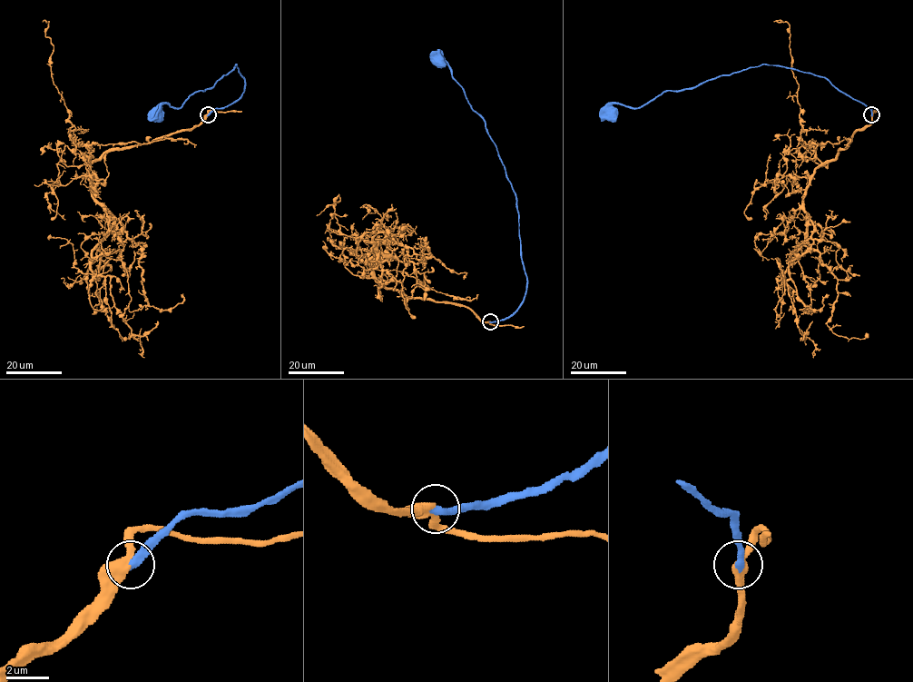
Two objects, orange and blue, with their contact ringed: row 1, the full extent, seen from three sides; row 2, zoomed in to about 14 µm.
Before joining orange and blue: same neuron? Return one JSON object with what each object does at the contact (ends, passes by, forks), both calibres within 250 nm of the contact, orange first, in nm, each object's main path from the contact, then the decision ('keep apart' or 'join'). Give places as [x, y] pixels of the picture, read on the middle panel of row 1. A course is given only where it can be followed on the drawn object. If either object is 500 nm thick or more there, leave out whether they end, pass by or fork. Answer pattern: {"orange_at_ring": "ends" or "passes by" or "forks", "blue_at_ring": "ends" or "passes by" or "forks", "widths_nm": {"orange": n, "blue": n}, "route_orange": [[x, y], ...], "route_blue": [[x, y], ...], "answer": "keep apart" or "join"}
{"orange_at_ring": "passes by", "blue_at_ring": "ends", "widths_nm": {"orange": 480, "blue": 400}, "route_orange": [[490, 321], [381, 284], [371, 258], [397, 258], [373, 238], [402, 226], [411, 234], [407, 225], [416, 234]], "route_blue": [[490, 321], [508, 318], [526, 291], [516, 198], [485, 121], [468, 102], [450, 67], [438, 63]], "answer": "join"}

